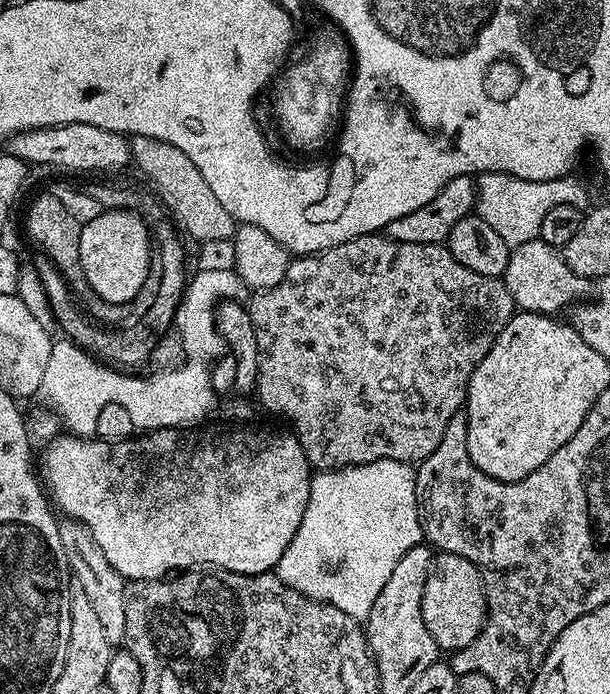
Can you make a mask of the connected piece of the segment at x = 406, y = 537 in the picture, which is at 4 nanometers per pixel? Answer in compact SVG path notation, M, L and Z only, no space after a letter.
M402 460L317 471L310 482L308 512L302 514L302 522L290 546L286 546L283 560L276 563L275 575L303 596L338 606L342 614L350 614L350 618L366 618L372 609L372 600L378 598L382 586L386 586L386 578L394 570L396 560L414 544L421 543L418 506L414 502L415 478L416 468Z

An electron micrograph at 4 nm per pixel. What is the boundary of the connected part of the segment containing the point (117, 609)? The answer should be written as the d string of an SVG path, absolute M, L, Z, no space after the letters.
M61 519L58 523L58 538L62 538L64 553L68 556L68 567L75 583L86 594L90 601L90 607L96 613L102 625L102 631L106 634L107 641L114 646L124 644L126 634L126 590L128 584L110 562L106 562L106 556L94 542L94 536L85 524L79 524L76 520Z

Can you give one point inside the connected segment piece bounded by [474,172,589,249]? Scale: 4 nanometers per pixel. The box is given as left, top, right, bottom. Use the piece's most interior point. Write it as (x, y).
(515, 206)

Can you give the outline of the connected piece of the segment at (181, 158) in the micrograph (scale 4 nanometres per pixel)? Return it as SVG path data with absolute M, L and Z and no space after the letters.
M133 136L130 143L131 163L137 164L141 174L152 183L151 191L168 209L169 216L185 237L193 236L196 240L225 240L225 242L235 237L238 222L232 217L230 210L226 210L226 206L218 202L218 197L215 196L214 190L210 190L206 178L202 178L198 166L194 166L194 162L190 162L190 158L182 154L182 150L170 146L170 142L165 140L145 136Z

